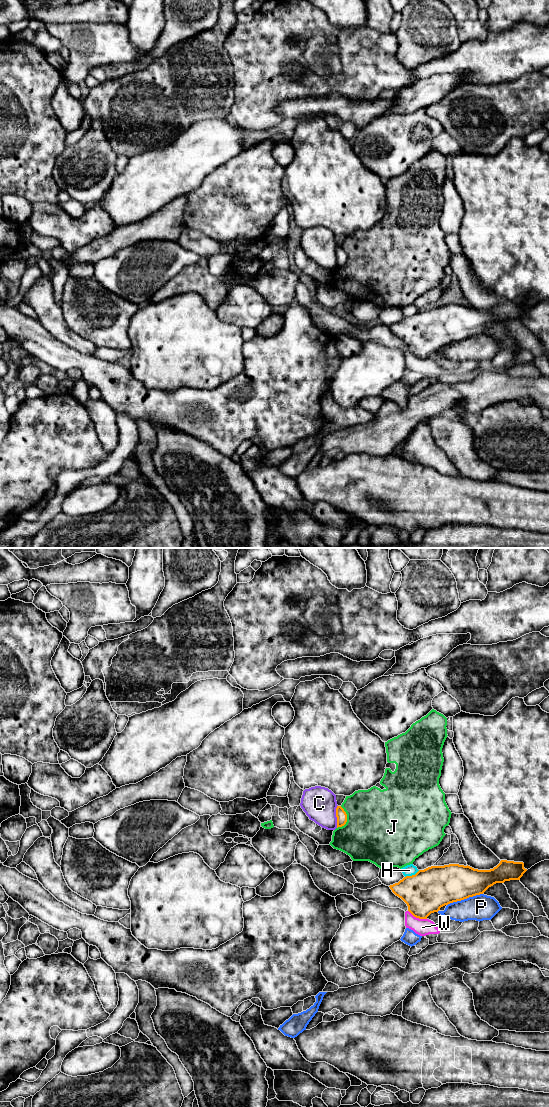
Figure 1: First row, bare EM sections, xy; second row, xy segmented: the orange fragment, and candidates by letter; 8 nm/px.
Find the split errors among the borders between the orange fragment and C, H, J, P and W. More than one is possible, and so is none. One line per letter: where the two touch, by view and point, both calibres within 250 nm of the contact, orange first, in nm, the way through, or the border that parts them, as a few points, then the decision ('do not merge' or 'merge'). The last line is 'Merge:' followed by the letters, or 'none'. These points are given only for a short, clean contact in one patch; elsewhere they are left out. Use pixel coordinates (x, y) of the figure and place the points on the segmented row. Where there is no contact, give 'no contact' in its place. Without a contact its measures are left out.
C: contact xy (336, 816); calibres 90 and 280 nm; border xy (337, 805), (336, 827); do not merge
H: contact xy (412, 875); calibres 340 and 90 nm; do not merge
J: contact xy (346, 819); calibres 90 and 500 nm; do not merge
P: contact xy (464, 898); calibres 340 and 220 nm; do not merge
W: contact xy (417, 917); calibres 340 and 140 nm; border xy (408, 910), (414, 916), (426, 919); do not merge
Merge: none

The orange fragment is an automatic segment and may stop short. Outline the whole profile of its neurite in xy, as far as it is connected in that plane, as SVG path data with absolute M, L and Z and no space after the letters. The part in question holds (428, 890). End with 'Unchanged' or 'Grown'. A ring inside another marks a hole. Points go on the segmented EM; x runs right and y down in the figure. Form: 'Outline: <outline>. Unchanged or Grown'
Outline: M501 860L490 870L478 870L470 866L449 864L444 866L431 866L419 870L415 875L406 876L398 883L390 885L392 892L401 898L408 906L408 911L416 918L427 919L441 907L453 902L461 901L469 897L483 894L489 887L496 883L504 883L510 880L520 880L527 871L523 862Z. Unchanged

